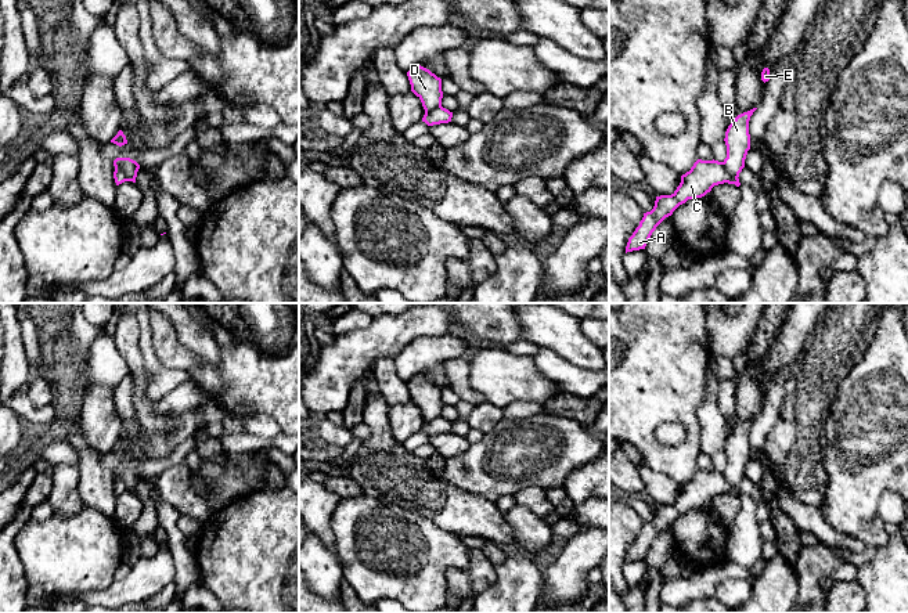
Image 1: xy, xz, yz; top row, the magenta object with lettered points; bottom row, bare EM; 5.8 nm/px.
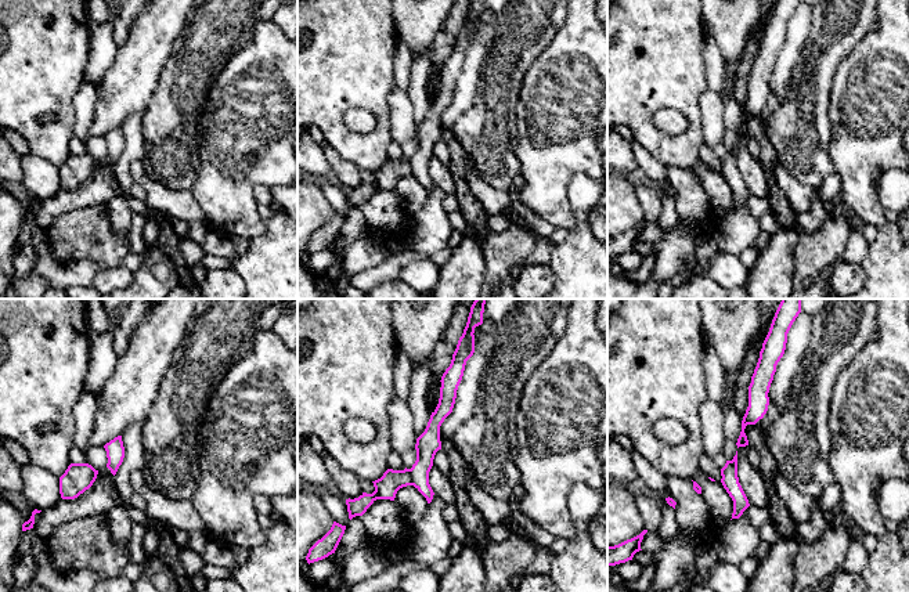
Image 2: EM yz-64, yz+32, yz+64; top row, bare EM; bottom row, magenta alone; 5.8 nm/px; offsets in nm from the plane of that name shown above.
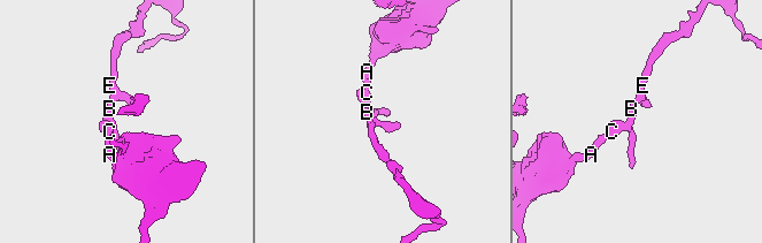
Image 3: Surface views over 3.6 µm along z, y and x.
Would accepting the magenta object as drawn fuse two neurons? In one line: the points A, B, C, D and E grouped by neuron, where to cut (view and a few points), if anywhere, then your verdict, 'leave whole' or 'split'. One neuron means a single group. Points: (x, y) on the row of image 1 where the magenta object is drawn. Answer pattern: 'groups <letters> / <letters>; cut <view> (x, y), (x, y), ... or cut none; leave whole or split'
groups A C D / B E; cut yz (721, 162), (732, 183); split

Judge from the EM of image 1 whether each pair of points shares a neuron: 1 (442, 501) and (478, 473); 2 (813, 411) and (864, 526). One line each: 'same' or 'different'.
1: different
2: different

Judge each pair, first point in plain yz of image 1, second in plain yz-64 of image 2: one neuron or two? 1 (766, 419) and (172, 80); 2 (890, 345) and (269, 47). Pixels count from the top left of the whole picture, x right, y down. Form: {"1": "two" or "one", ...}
{"1": "two", "2": "one"}

